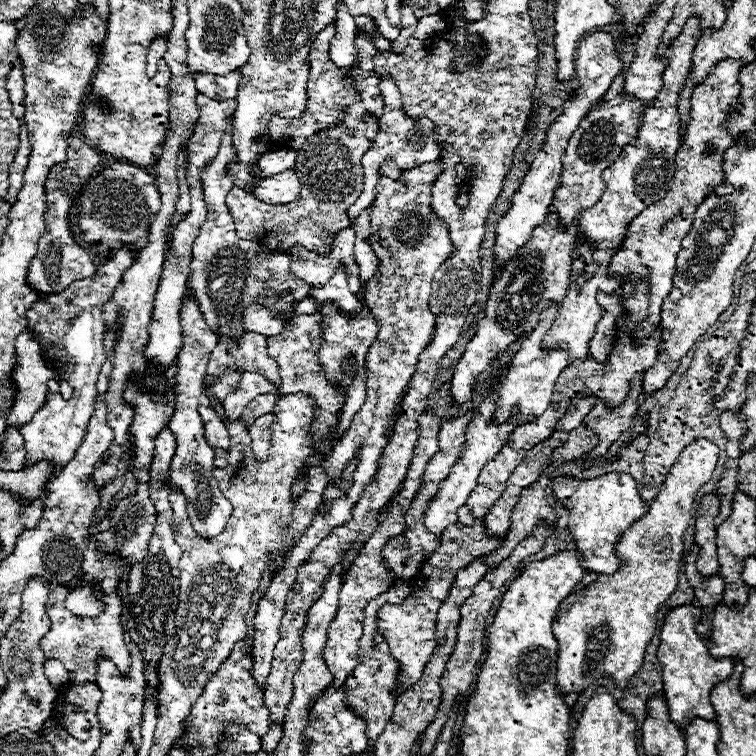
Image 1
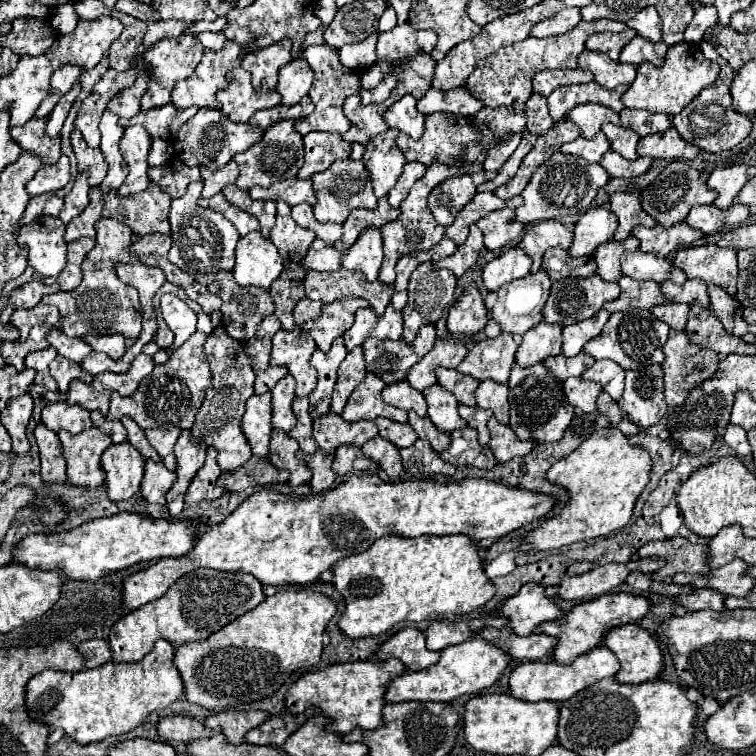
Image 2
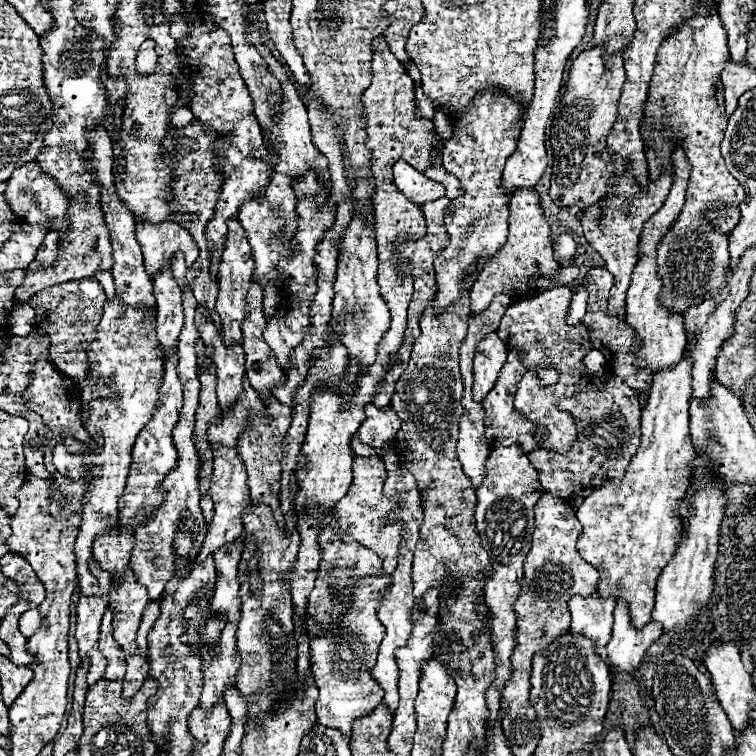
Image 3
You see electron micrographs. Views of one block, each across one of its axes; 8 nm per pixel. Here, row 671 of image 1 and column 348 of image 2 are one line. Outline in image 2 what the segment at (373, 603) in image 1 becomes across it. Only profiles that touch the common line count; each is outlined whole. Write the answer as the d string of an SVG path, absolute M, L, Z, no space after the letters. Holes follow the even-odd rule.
M356 348L356 350L348 352L348 356L344 358L344 362L340 364L340 370L338 370L338 382L336 382L334 394L332 394L332 412L334 414L342 414L342 408L346 406L352 390L364 380L364 376L366 376L364 354L362 354L362 348Z

